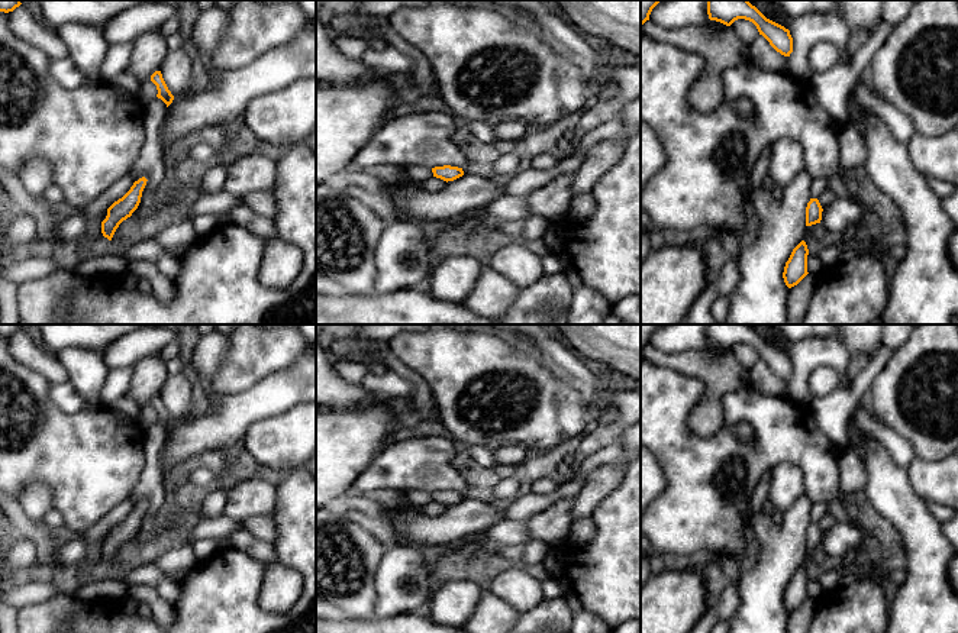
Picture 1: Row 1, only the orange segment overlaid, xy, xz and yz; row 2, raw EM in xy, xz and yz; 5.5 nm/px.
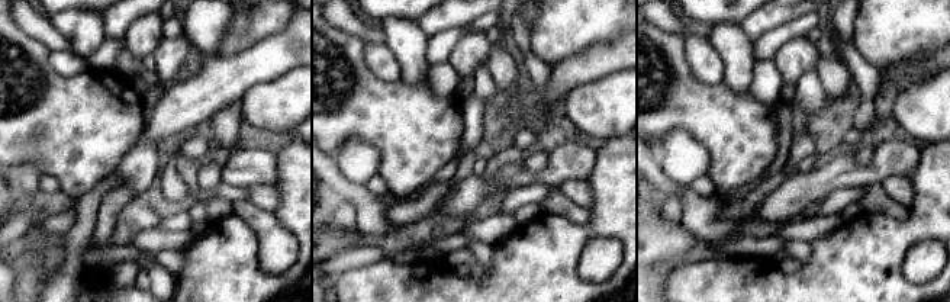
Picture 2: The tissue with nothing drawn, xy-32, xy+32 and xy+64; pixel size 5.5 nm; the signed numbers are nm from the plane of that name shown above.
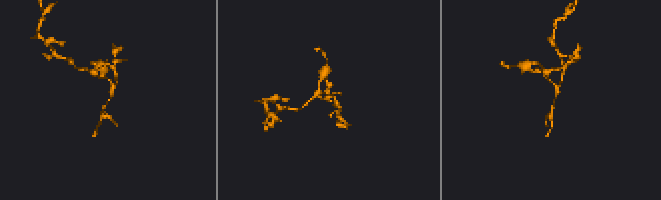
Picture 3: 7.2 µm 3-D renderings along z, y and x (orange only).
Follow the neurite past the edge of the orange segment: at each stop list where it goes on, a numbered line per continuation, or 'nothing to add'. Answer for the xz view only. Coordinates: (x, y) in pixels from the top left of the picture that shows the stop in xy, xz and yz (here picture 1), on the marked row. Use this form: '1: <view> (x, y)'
nothing to add

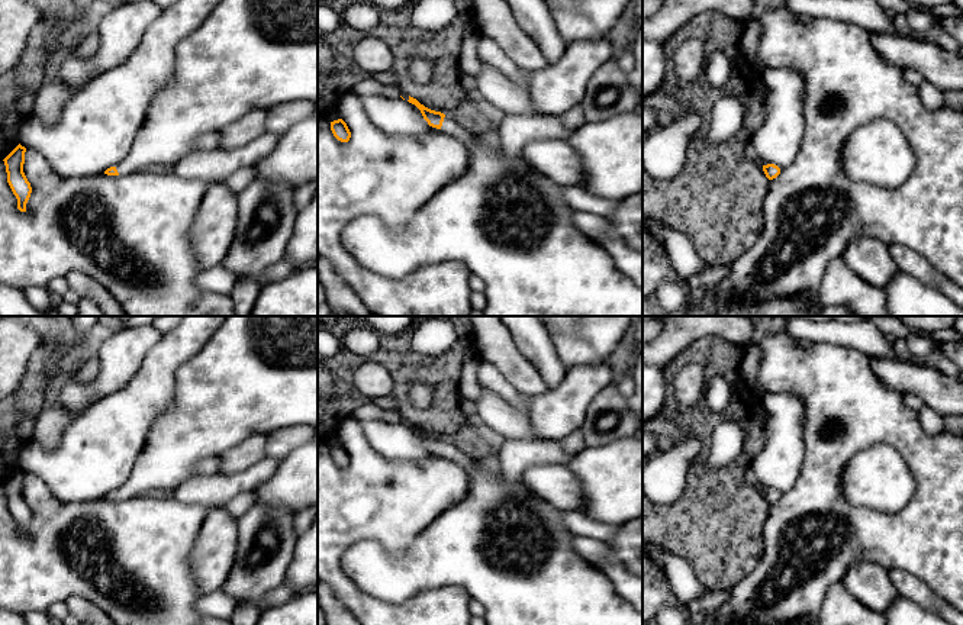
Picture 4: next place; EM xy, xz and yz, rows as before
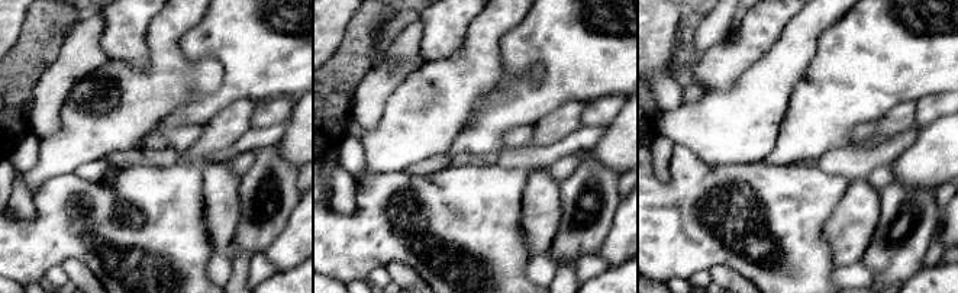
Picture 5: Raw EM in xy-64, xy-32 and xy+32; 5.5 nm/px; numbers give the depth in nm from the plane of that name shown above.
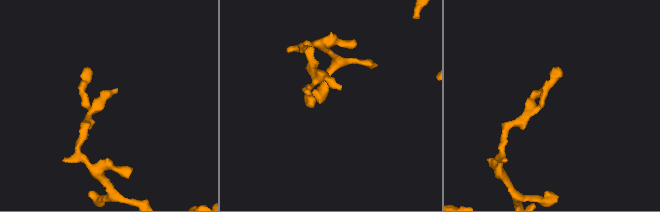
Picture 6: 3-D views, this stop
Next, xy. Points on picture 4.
1: xy (248, 54)

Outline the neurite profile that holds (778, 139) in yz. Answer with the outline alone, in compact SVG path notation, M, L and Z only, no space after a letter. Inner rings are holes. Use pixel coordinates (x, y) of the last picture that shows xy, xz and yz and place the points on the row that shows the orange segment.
M795 68L761 71L766 86L766 117L751 138L761 165L789 167L802 145L805 133L805 80Z

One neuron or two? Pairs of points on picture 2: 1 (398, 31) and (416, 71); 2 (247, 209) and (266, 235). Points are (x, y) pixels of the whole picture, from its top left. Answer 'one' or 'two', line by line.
1: one
2: one

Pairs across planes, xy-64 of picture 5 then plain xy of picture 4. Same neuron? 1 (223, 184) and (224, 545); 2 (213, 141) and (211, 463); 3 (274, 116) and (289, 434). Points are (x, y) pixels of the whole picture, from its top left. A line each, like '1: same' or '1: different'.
1: same
2: different
3: same

